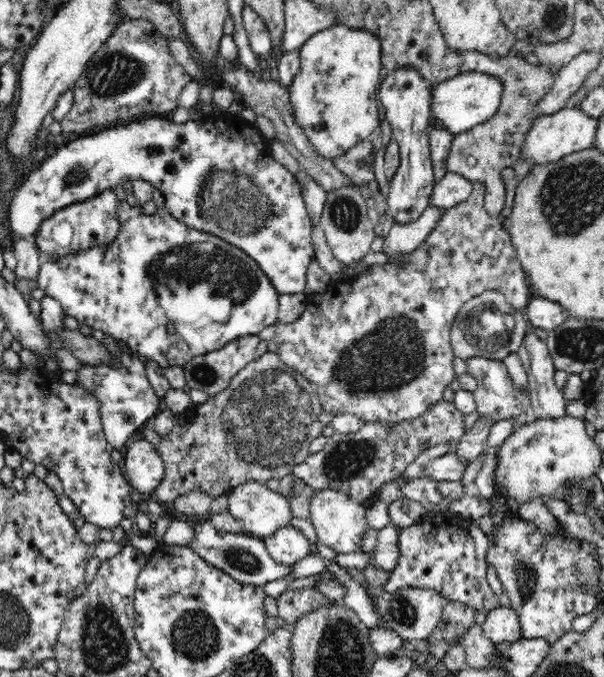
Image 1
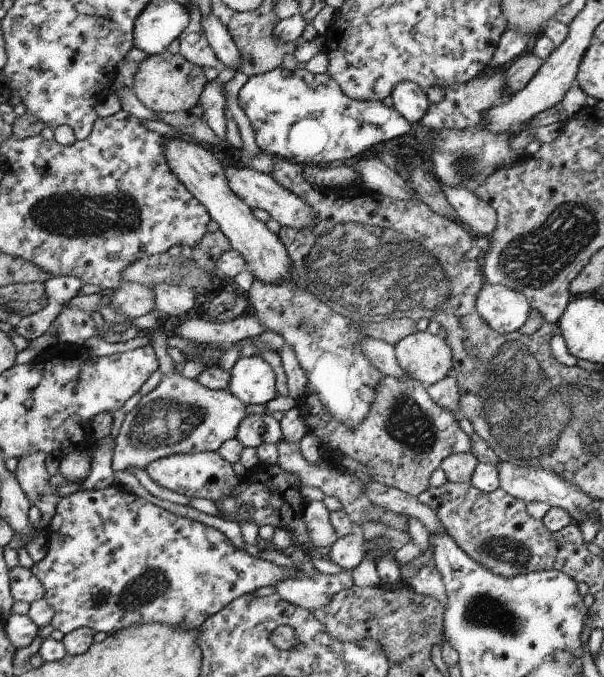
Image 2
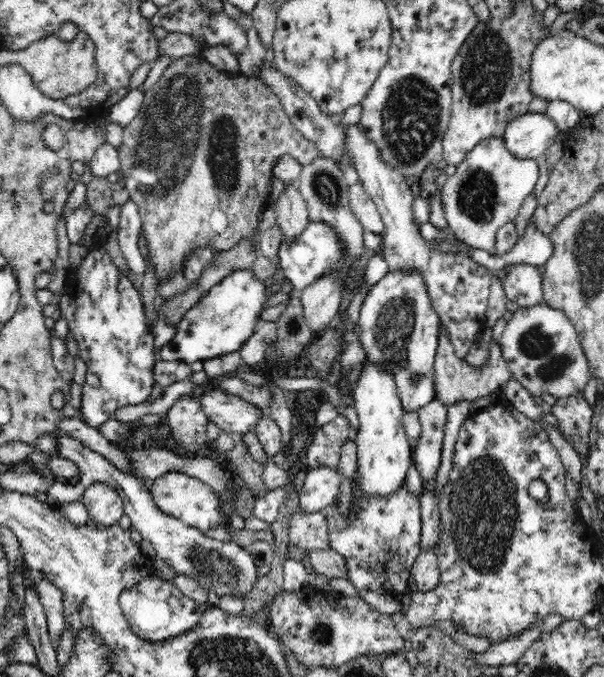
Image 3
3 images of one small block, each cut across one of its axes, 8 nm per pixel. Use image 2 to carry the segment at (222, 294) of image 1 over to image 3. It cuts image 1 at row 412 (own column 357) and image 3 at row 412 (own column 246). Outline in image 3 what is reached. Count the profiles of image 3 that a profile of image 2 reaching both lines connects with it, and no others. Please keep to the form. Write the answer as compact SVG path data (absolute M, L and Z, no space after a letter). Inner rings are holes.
M97 241L88 247L88 254L78 270L69 266L69 274L59 296L57 309L61 311L61 318L65 318L70 335L76 339L78 356L87 367L86 382L82 387L81 420L94 429L113 420L116 411L123 406L147 402L155 386L154 364L158 356L154 351L154 336L144 319L142 297L138 296L138 289L130 280L114 265L114 258Z

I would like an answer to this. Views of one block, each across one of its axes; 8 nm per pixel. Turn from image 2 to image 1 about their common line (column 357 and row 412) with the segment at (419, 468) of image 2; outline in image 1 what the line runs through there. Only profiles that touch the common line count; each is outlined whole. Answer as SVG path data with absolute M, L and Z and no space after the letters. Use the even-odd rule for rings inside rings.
M441 399L422 416L396 425L364 423L353 434L334 433L327 438L326 446L316 454L294 466L292 475L303 480L315 490L334 489L345 492L358 502L368 504L374 500L379 488L386 482L399 479L406 466L425 450L443 443L454 445L463 438L465 431L460 410L453 402Z

